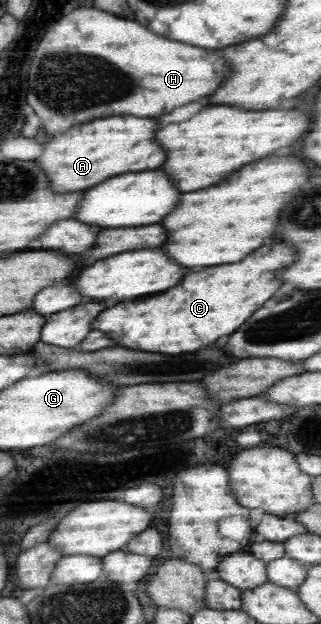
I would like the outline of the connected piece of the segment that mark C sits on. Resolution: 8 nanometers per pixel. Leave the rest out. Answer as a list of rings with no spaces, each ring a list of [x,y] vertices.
[[[274,243],[272,251],[268,245],[264,245],[260,251],[256,251],[256,255],[242,259],[238,265],[232,263],[206,267],[204,271],[188,273],[188,279],[184,279],[180,287],[172,287],[172,291],[104,309],[92,323],[92,329],[100,329],[116,345],[128,349],[132,347],[136,351],[158,351],[168,355],[196,351],[214,343],[222,335],[234,333],[244,321],[248,321],[250,315],[278,291],[280,281],[272,273],[290,265],[292,259],[294,249],[288,245]]]

